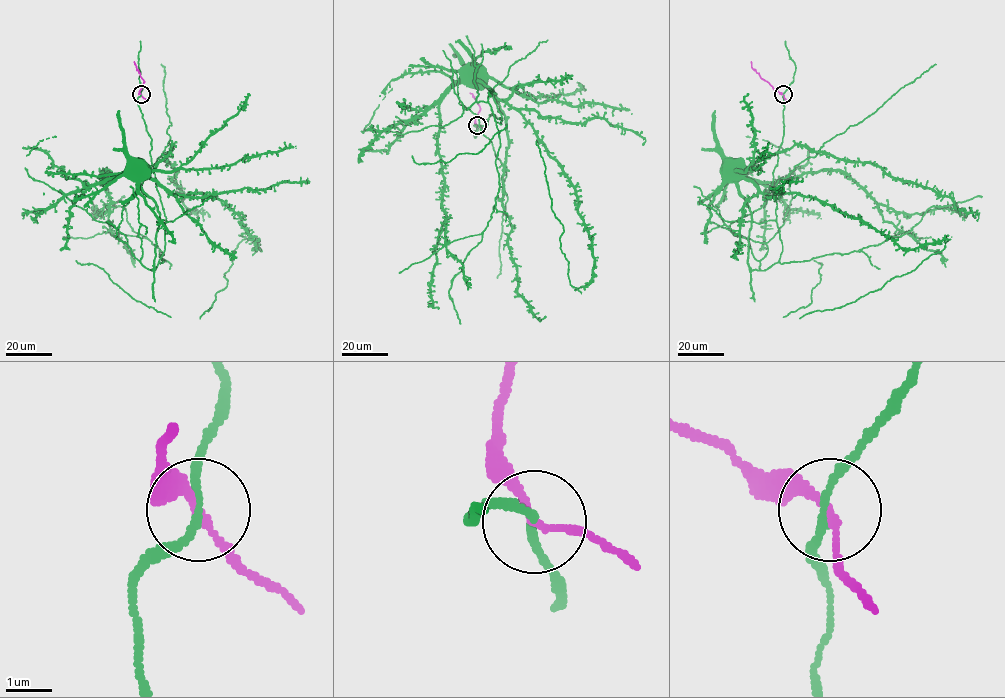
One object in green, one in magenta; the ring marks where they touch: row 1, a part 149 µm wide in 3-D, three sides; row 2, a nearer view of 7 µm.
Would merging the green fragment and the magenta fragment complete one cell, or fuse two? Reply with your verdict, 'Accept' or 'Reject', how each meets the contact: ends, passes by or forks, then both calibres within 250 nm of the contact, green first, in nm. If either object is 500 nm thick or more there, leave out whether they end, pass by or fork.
Reject. At the ring green passes by. At the ring magenta passes by. Thickness 150 nm (green) against 150 nm

